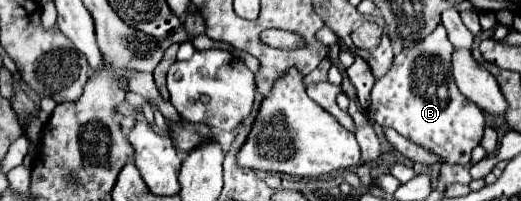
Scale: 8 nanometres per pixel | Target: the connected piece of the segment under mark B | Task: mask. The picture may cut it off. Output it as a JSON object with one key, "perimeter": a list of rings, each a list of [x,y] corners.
{"perimeter":[[[438,26],[422,42],[402,48],[386,76],[376,80],[368,114],[380,126],[394,128],[398,134],[442,156],[448,164],[468,164],[470,152],[480,144],[486,122],[482,110],[454,82],[452,52],[454,46],[444,26]]]}

